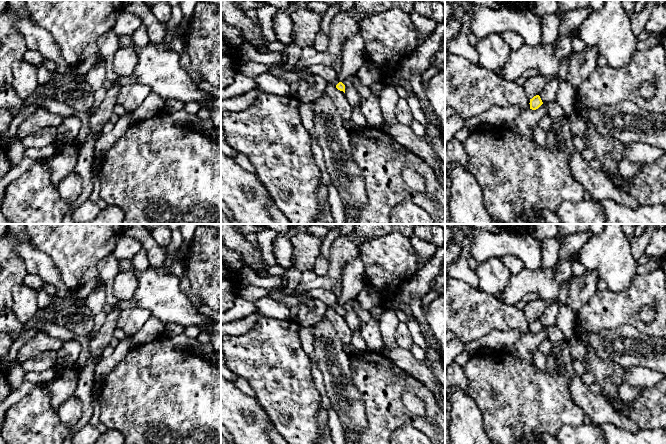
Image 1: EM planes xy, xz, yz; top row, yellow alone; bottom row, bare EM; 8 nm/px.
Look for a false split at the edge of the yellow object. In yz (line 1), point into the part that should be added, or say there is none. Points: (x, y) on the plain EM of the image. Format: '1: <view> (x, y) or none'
1: none

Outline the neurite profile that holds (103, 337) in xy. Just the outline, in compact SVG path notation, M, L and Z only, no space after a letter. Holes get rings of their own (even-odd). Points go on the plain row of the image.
M114 309L107 313L104 325L95 336L90 335L89 353L90 358L94 359L99 356L102 350L109 345L111 339L114 337L114 332L117 329L117 319L121 313L121 309Z

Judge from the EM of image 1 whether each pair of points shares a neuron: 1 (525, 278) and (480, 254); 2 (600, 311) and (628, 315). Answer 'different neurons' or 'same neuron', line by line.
1: different neurons
2: same neuron

